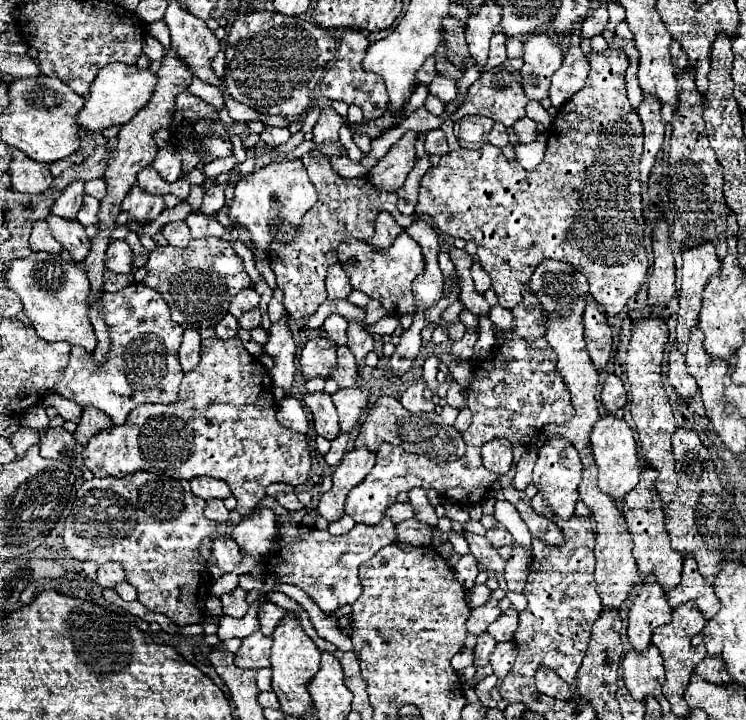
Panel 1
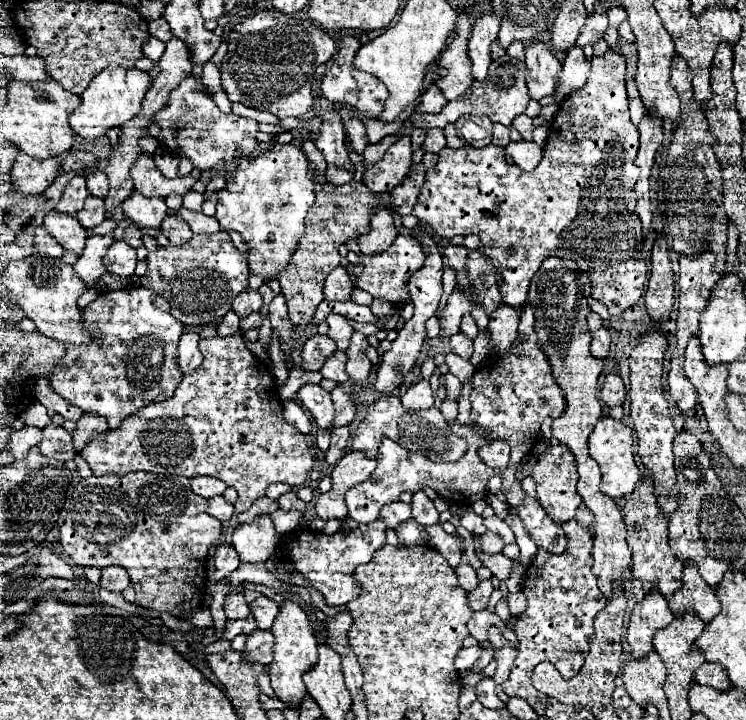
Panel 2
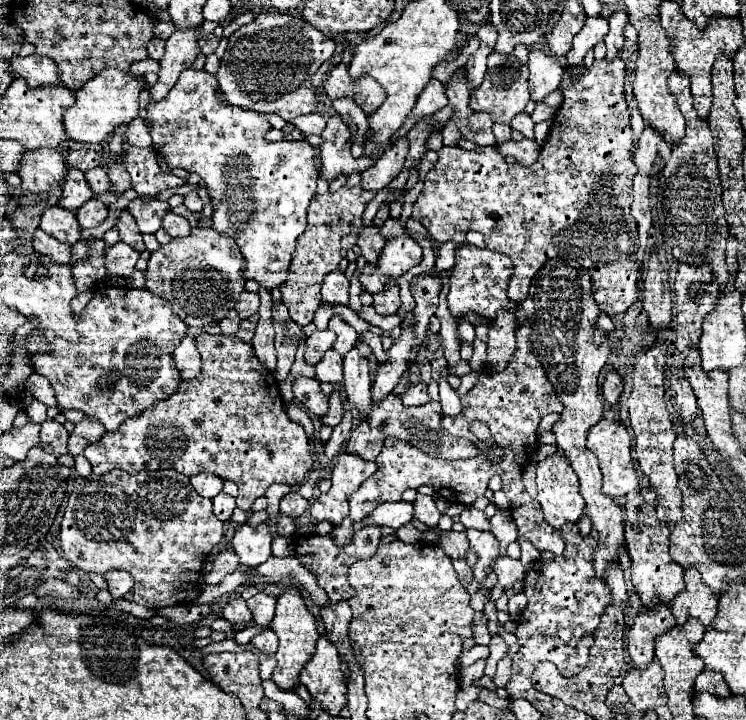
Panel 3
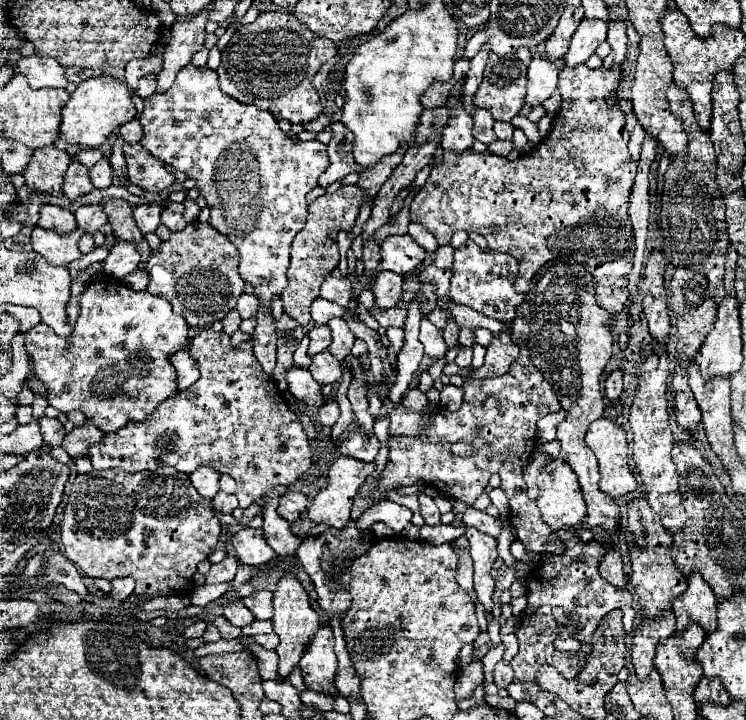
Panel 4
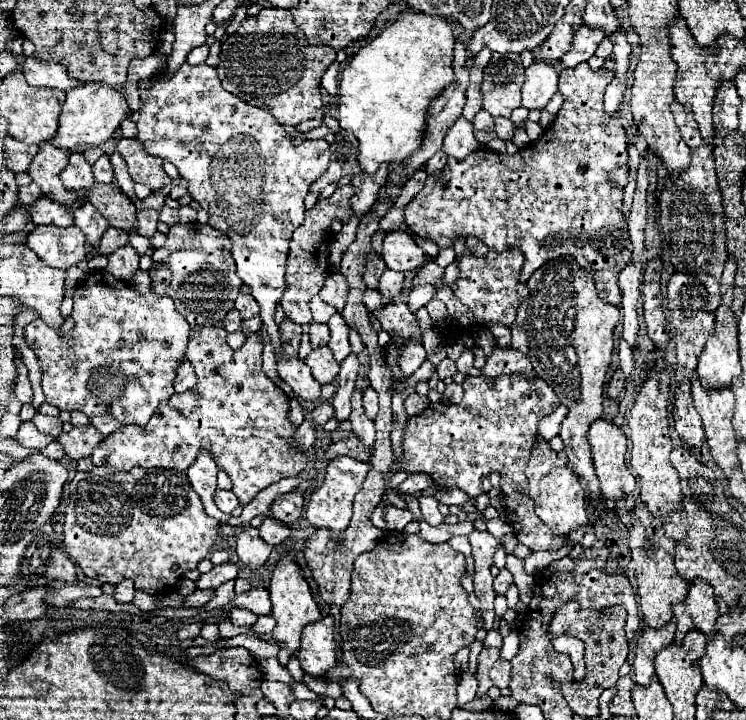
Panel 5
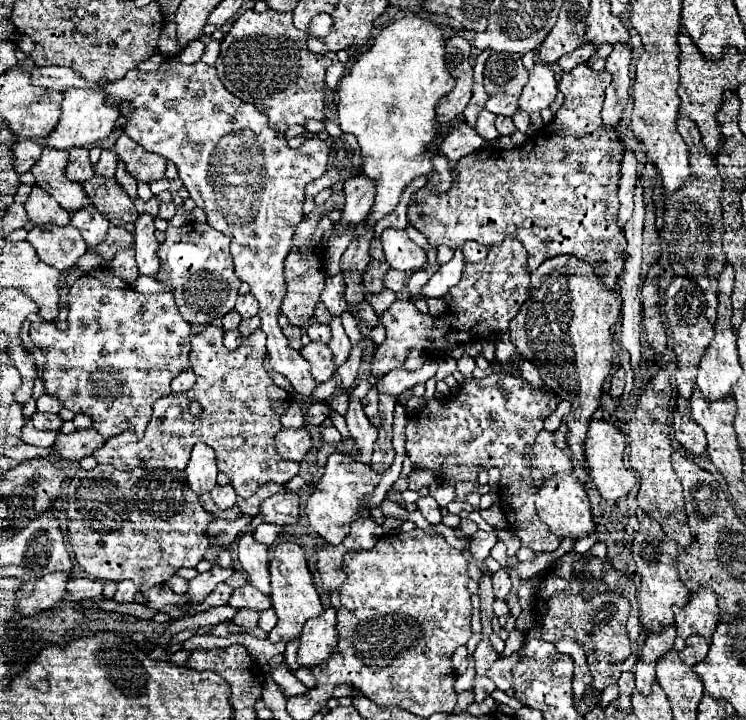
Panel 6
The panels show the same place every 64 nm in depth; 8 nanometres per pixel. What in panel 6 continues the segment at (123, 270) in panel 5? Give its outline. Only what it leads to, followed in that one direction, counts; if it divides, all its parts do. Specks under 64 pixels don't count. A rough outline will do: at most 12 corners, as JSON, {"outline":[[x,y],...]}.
{"outline":[[134,248],[118,250],[108,266],[130,284],[140,276]]}

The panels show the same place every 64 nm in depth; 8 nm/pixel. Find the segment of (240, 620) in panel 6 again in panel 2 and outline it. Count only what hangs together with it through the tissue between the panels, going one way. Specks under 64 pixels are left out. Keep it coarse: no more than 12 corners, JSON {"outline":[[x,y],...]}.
{"outline":[[228,594],[224,612],[230,620],[250,614],[244,594]]}

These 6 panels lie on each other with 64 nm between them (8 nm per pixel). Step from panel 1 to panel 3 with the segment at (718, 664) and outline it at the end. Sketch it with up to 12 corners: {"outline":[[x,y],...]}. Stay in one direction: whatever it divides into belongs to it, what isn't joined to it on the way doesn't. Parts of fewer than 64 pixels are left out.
{"outline":[[702,670],[696,692],[730,696],[730,688],[718,672]]}

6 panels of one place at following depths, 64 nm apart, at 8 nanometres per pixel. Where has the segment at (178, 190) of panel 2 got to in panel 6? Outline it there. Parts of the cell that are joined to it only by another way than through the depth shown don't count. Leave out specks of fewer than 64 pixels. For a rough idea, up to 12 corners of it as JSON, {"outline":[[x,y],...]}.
{"outline":[[126,134],[116,154],[138,182],[166,178],[166,160]]}

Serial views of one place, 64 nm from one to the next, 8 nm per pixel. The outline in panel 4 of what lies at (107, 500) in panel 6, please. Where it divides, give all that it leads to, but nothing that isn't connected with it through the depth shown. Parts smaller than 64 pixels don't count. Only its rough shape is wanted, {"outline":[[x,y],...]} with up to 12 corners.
{"outline":[[172,466],[92,470],[60,538],[86,576],[188,596],[218,544]]}

